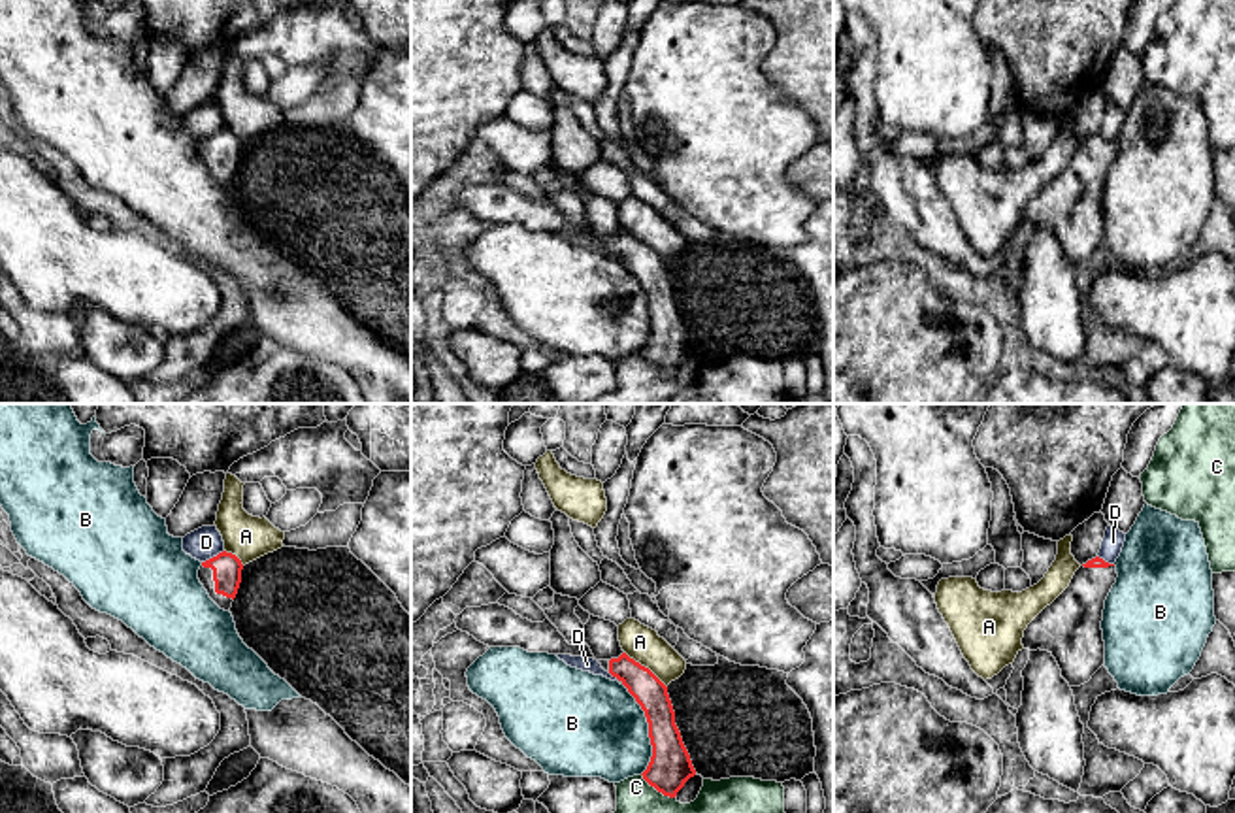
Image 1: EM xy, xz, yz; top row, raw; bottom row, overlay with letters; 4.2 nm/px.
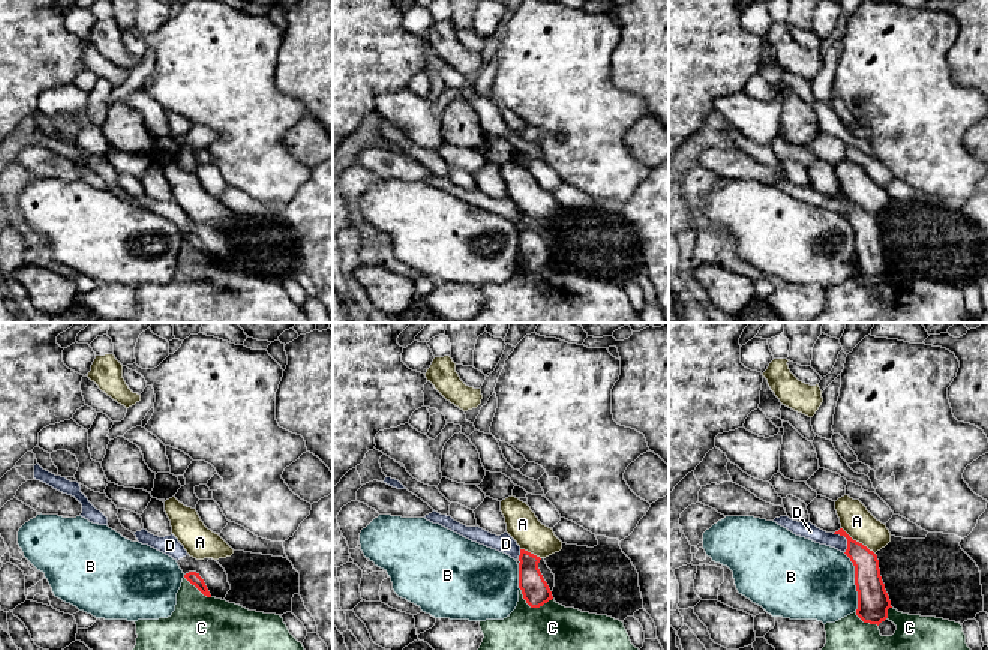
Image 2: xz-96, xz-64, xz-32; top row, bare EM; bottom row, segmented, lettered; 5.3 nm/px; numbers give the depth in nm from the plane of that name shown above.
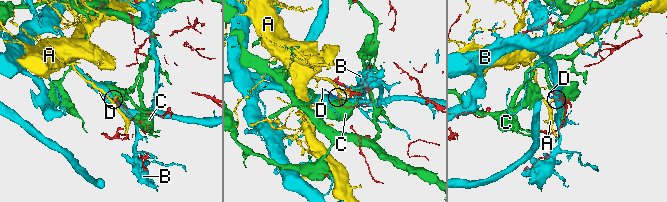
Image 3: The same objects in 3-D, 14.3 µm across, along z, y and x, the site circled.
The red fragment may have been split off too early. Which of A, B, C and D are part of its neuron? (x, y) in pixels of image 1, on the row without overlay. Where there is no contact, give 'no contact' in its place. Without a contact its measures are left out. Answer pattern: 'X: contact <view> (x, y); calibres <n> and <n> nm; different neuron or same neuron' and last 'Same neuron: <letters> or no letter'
A: contact xz (643, 244); calibres 140 and 150 nm; different neuron
B: contact xz (649, 306); calibres 180 and 440 nm; different neuron
C: contact xz (657, 366); calibres 180 and 300 nm; different neuron
D: contact xy (214, 134); calibres 130 and 140 nm; different neuron
Same neuron: no letter

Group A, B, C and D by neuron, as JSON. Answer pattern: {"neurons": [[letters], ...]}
{"neurons": [["A"], ["B"], ["C"], ["D"]]}

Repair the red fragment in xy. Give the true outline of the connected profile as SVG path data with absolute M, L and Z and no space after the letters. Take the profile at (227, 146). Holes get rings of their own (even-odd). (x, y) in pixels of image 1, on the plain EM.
M219 130L202 140L198 157L207 168L209 175L224 189L230 189L232 179L241 160L241 138L232 130Z

